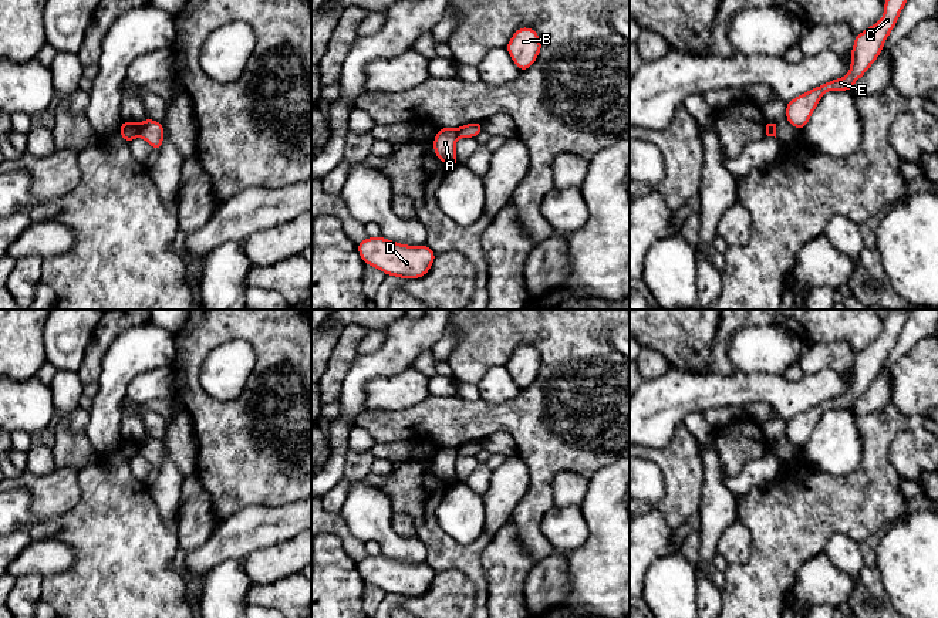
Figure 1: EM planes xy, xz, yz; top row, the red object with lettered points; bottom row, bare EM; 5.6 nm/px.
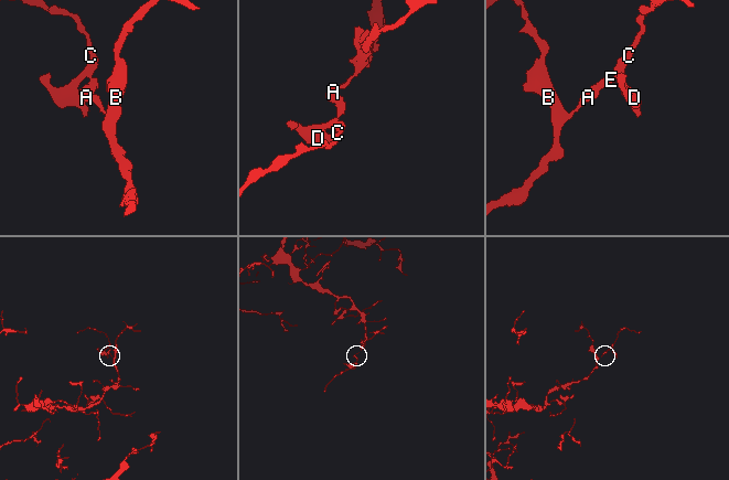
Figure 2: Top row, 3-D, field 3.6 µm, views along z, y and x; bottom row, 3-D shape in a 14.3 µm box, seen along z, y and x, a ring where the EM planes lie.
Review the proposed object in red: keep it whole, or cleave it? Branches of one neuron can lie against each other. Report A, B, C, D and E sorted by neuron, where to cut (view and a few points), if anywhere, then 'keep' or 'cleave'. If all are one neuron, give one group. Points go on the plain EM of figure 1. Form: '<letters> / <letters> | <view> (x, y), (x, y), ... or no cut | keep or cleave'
A C D E / B | xy (137, 442), (139, 452) | cleave

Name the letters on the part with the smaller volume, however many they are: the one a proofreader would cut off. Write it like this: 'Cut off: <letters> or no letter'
Cut off: A, C, D, E

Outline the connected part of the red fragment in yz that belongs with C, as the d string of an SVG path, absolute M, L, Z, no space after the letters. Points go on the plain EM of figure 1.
M893 310L888 313L883 337L854 355L854 365L850 369L851 384L846 395L824 401L786 422L785 435L792 445L804 448L824 411L851 409L854 401L866 392L883 371L883 364L897 342L910 313L911 310Z

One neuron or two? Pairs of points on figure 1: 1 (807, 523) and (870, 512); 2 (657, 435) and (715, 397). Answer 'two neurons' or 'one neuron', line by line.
1: one neuron
2: one neuron

